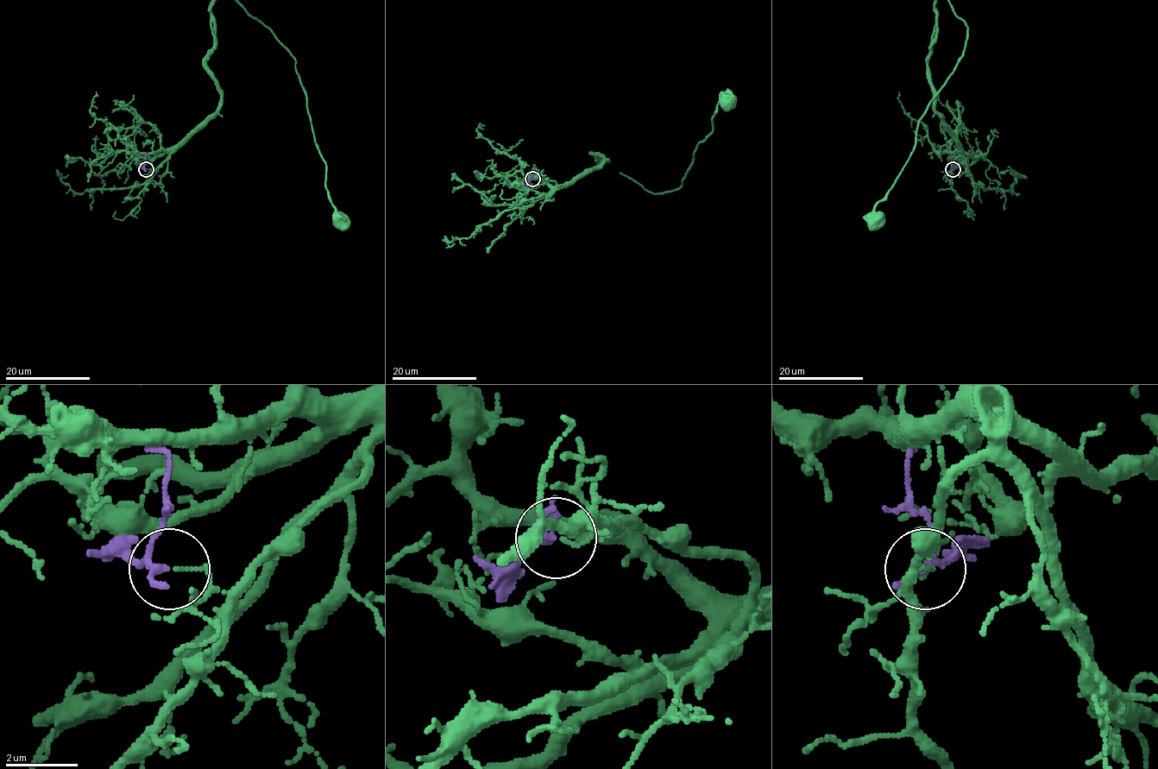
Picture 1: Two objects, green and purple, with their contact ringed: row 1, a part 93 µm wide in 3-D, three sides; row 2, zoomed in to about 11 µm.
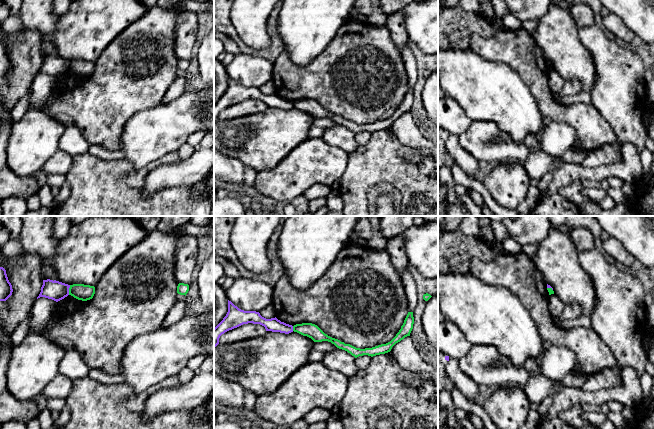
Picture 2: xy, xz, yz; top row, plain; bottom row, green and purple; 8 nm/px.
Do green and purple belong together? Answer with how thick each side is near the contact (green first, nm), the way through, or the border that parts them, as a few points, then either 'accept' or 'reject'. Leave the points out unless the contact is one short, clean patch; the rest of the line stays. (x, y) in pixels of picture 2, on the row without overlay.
130/160 nm | reject

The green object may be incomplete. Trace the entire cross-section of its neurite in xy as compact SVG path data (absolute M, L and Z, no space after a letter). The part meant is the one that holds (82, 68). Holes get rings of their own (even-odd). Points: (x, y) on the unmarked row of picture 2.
M84 60L70 61L69 71L82 77L87 77L93 74L95 70L95 63Z

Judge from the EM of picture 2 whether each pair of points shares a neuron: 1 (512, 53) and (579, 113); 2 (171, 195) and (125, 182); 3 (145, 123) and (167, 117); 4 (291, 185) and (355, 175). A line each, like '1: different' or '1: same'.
1: same
2: same
3: same
4: different

